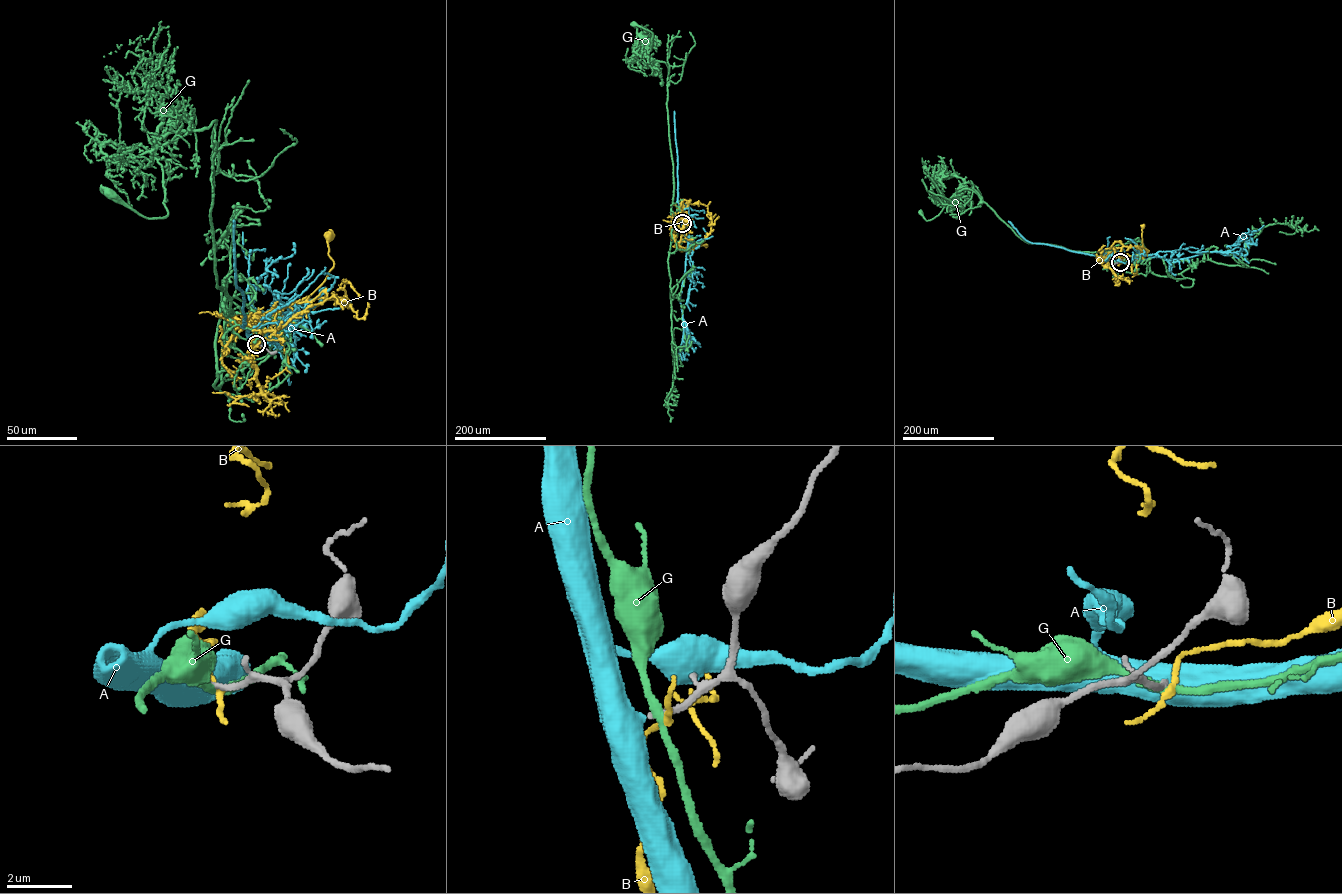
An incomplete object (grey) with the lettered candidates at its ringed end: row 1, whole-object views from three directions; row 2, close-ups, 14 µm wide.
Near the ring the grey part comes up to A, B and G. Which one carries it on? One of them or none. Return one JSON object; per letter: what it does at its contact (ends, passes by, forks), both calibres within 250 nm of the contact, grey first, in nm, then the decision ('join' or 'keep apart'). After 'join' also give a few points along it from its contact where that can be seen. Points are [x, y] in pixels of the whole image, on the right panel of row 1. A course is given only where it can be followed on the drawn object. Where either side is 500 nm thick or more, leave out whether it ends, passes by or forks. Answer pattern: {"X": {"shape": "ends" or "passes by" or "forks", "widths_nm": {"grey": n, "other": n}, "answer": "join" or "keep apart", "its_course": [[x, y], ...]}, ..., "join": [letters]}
{"A": {"widths_nm": {"grey": 150, "other": 650}, "answer": "join", "its_course": [[1120, 262], [1182, 259], [1211, 252], [1232, 255], [1244, 248], [1247, 242], [1241, 235], [1248, 228]]}, "B": {"shape": "passes by", "widths_nm": {"grey": 200, "other": 160}, "answer": "keep apart"}, "G": {"shape": "passes by", "widths_nm": {"grey": 180, "other": 240}, "answer": "keep apart"}, "join": ["A"]}

